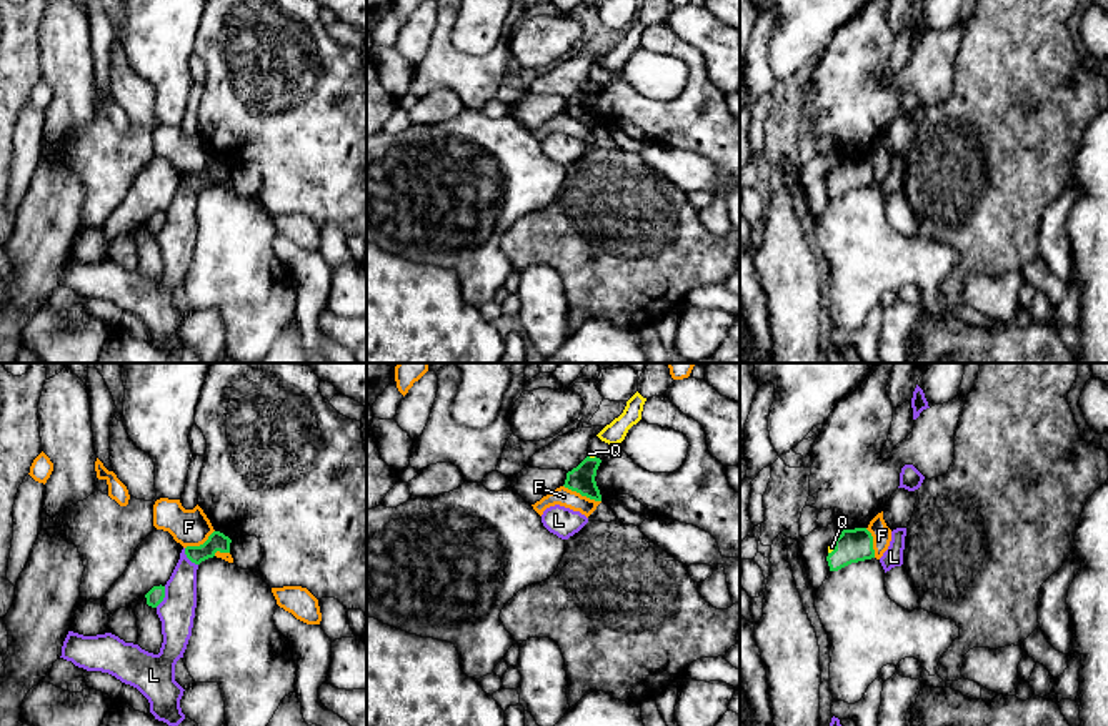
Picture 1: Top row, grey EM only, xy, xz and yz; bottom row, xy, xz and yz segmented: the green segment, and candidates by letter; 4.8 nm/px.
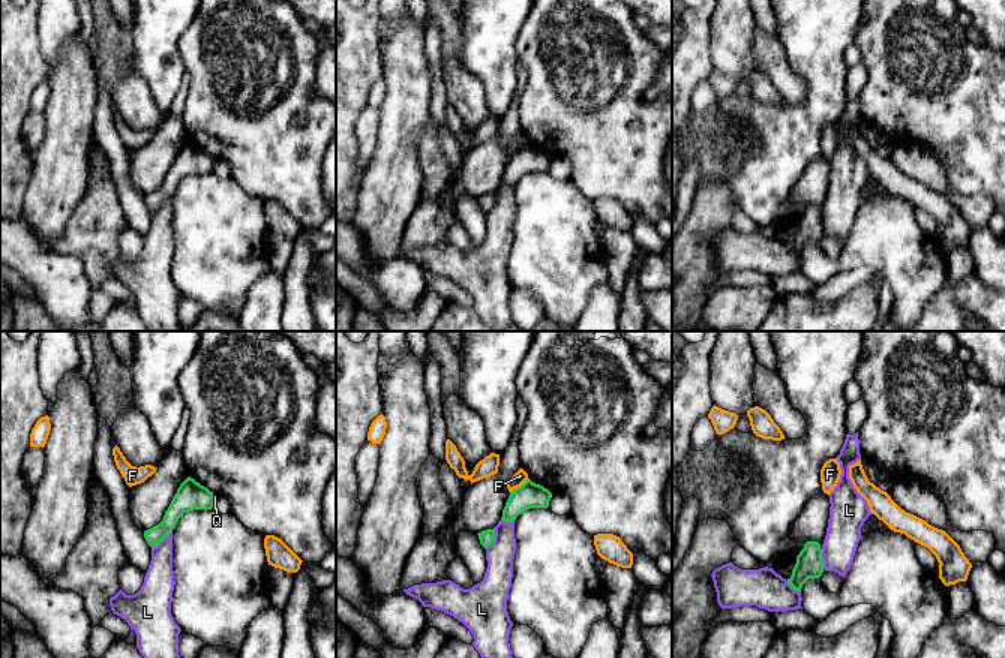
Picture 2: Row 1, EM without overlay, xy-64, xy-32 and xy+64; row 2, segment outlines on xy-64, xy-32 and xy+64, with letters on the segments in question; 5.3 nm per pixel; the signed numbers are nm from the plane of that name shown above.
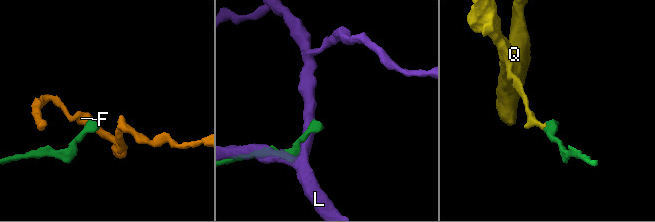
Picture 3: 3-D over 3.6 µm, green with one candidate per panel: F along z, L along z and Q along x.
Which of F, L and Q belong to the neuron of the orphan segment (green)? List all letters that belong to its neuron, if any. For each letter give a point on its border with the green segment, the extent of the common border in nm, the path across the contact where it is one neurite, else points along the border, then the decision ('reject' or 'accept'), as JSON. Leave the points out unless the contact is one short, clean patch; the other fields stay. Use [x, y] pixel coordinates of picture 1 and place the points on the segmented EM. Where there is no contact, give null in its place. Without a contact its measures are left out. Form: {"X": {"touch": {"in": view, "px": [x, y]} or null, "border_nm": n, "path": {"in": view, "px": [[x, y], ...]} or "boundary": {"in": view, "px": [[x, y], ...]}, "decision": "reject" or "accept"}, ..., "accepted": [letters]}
{"F": {"touch": {"in": "xz", "px": [582, 495]}, "border_nm": 200, "boundary": {"in": "xz", "px": [[563, 485], [600, 502]]}, "decision": "reject"}, "L": {"touch": {"in": "xy", "px": [164, 596]}, "border_nm": 120, "decision": "reject"}, "Q": {"touch": {"in": "yz", "px": [835, 548]}, "border_nm": 60, "path": {"in": "yz", "px": [[855, 545], [835, 548], [832, 546]]}, "decision": "accept"}, "accepted": ["Q"]}

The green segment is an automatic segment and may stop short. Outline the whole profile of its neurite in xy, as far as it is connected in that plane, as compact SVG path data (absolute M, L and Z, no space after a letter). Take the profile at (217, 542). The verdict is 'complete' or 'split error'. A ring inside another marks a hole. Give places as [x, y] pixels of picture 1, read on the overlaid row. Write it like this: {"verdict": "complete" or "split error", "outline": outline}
{"verdict": "complete", "outline": "M213 531L208 540L200 546L187 546L185 554L187 558L200 564L202 561L213 558L217 551L230 553L232 540L220 531Z"}

